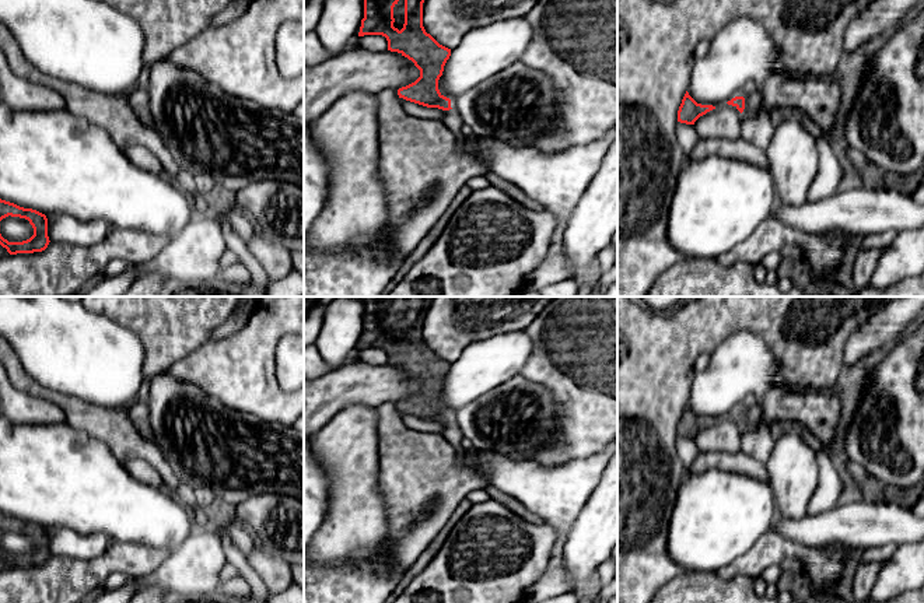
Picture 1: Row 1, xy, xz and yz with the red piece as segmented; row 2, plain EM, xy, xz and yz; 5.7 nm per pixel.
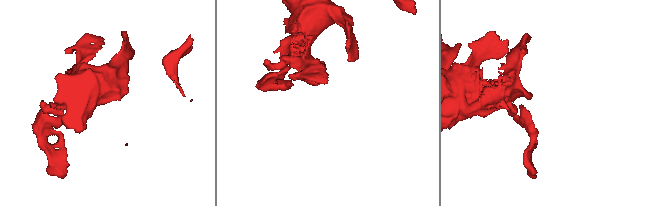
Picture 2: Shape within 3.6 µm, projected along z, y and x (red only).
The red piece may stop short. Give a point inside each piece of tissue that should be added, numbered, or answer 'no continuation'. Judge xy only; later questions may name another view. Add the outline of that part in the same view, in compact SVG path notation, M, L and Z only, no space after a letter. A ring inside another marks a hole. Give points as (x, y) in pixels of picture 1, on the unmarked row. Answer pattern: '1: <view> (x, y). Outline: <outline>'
no continuation

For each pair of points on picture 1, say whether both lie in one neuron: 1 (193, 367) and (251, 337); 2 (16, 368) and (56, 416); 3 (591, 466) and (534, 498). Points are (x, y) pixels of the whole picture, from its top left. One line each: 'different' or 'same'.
1: same
2: different
3: same

